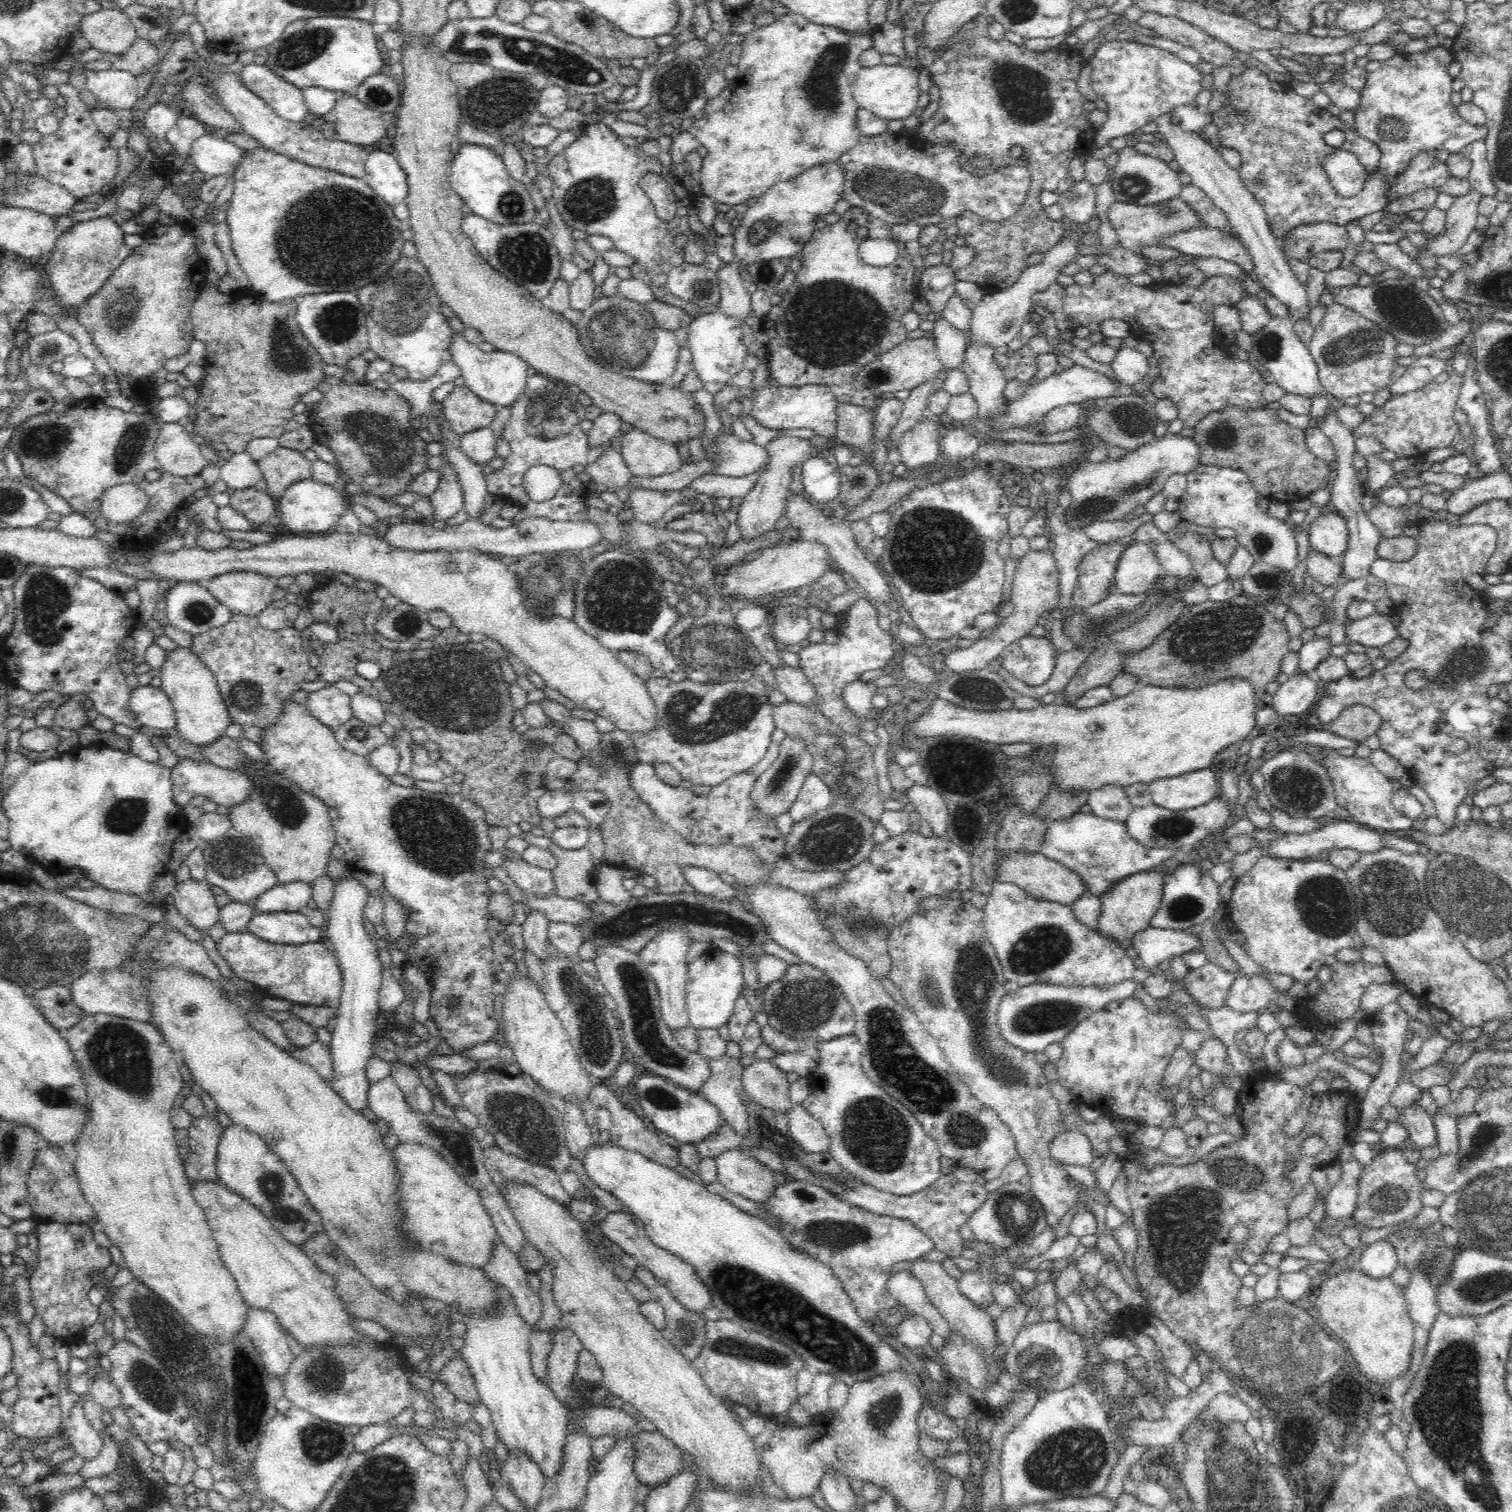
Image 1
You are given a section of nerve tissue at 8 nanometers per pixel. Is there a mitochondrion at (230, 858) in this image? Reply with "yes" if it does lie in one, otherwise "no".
yes

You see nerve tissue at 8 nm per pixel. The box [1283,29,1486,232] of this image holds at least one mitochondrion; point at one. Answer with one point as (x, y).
(1393, 129)

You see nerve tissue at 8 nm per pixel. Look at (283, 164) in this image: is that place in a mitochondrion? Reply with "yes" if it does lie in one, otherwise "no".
no

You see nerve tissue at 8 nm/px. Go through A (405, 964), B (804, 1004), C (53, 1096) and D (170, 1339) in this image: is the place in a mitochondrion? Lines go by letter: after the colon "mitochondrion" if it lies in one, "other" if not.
A: other
B: mitochondrion
C: mitochondrion
D: mitochondrion

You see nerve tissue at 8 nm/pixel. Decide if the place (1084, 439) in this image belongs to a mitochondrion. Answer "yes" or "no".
no

